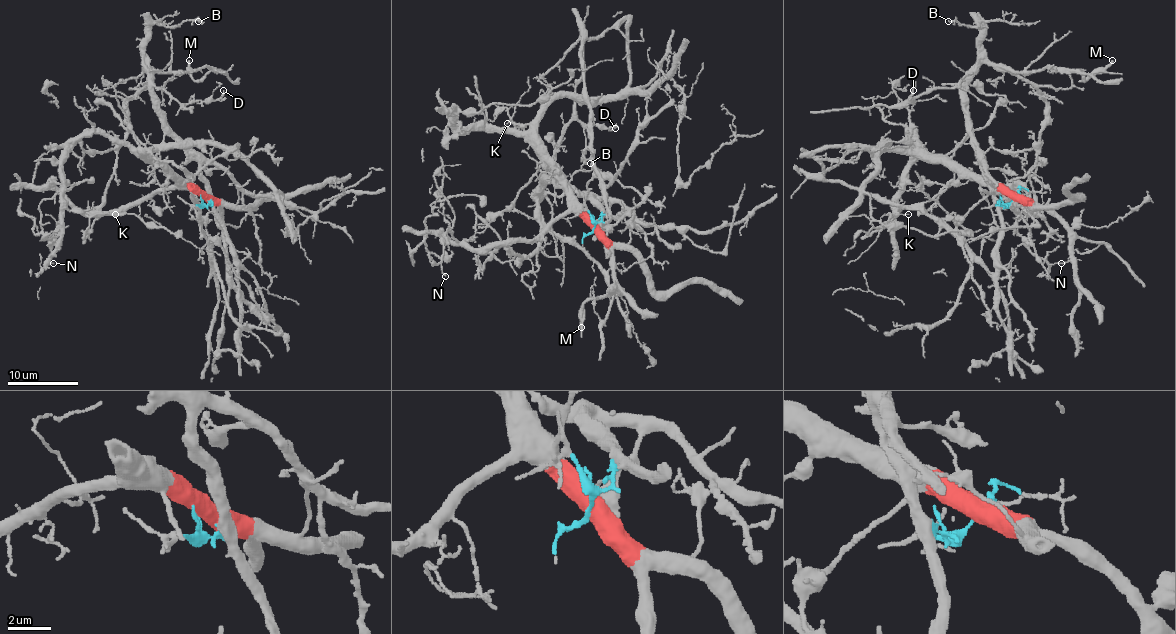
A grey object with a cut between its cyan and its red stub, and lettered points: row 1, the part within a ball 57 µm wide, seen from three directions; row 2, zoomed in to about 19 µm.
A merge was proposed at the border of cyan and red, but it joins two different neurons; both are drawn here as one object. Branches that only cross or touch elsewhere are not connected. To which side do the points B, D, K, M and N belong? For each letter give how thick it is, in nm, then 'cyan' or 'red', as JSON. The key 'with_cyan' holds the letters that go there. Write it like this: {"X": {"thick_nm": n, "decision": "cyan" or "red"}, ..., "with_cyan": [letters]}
{"B": {"thick_nm": 90, "decision": "cyan"}, "D": {"thick_nm": 160, "decision": "cyan"}, "K": {"thick_nm": 110, "decision": "red"}, "M": {"thick_nm": 260, "decision": "cyan"}, "N": {"thick_nm": 120, "decision": "red"}, "with_cyan": ["B", "D", "M"]}

